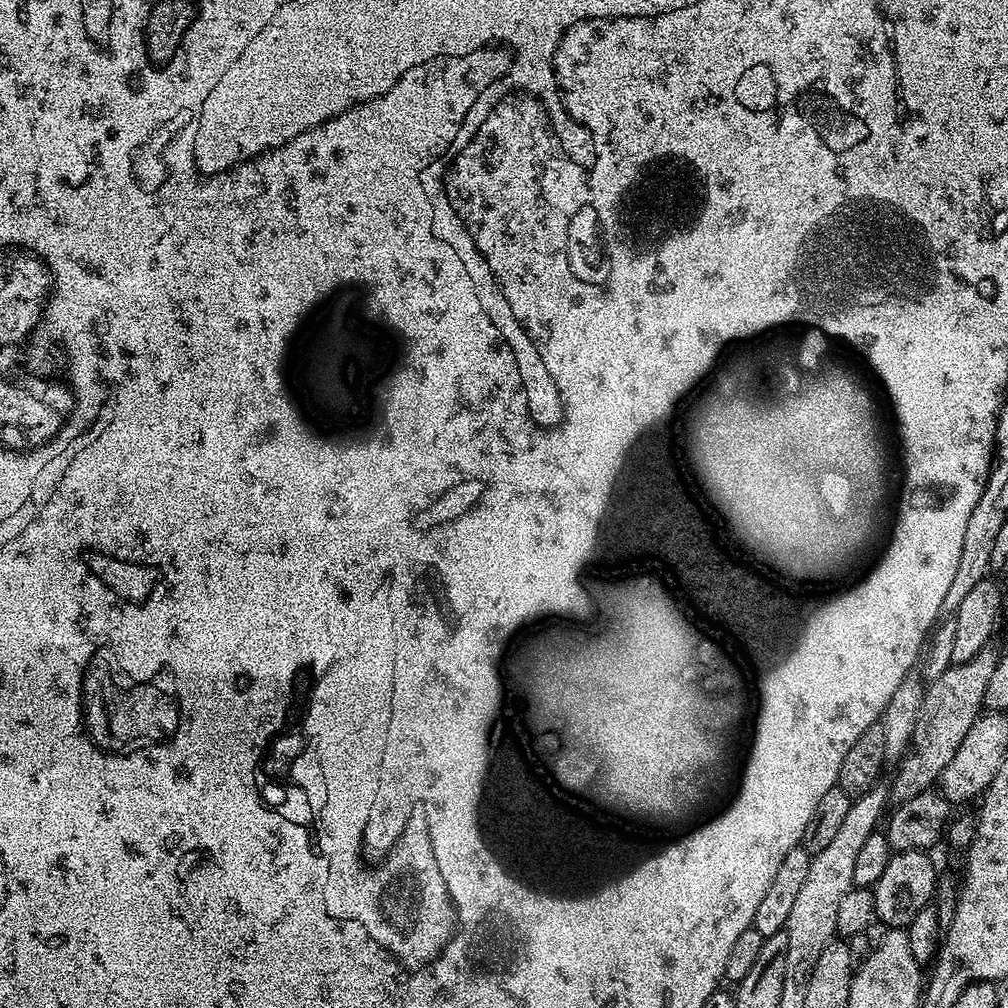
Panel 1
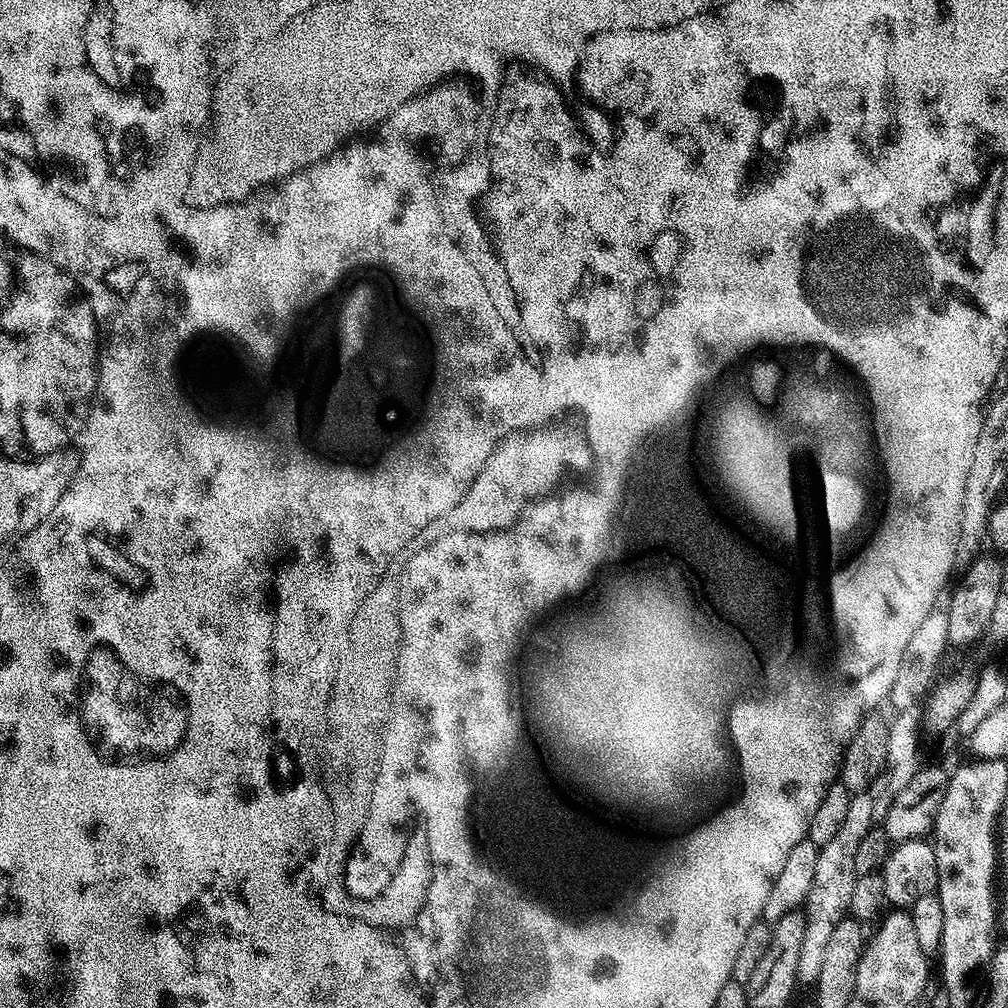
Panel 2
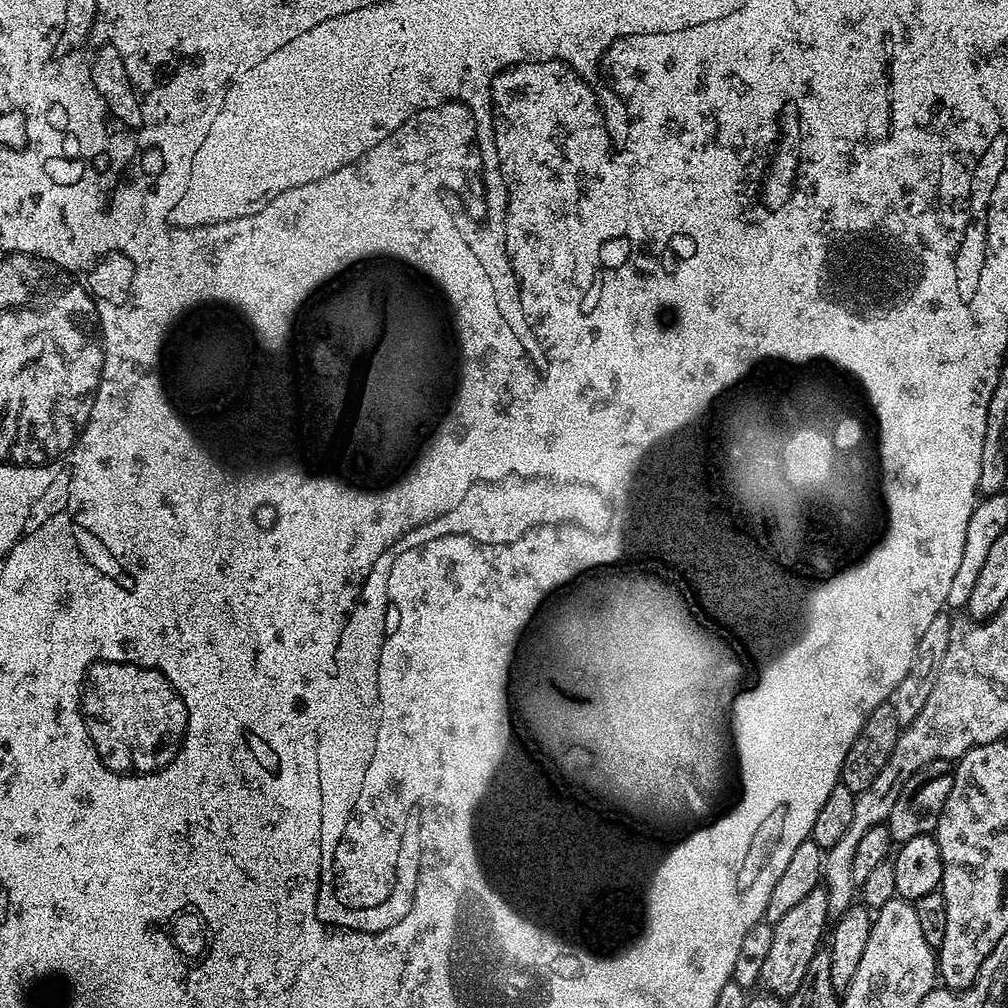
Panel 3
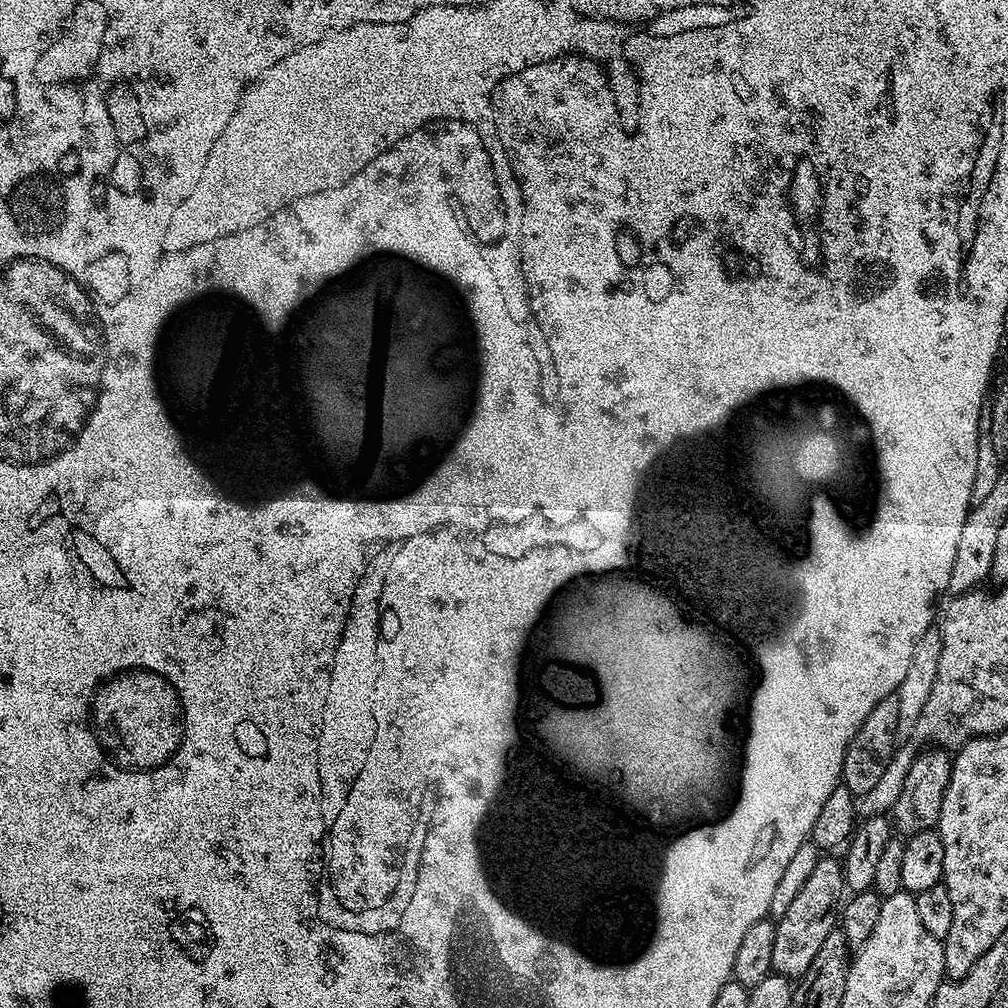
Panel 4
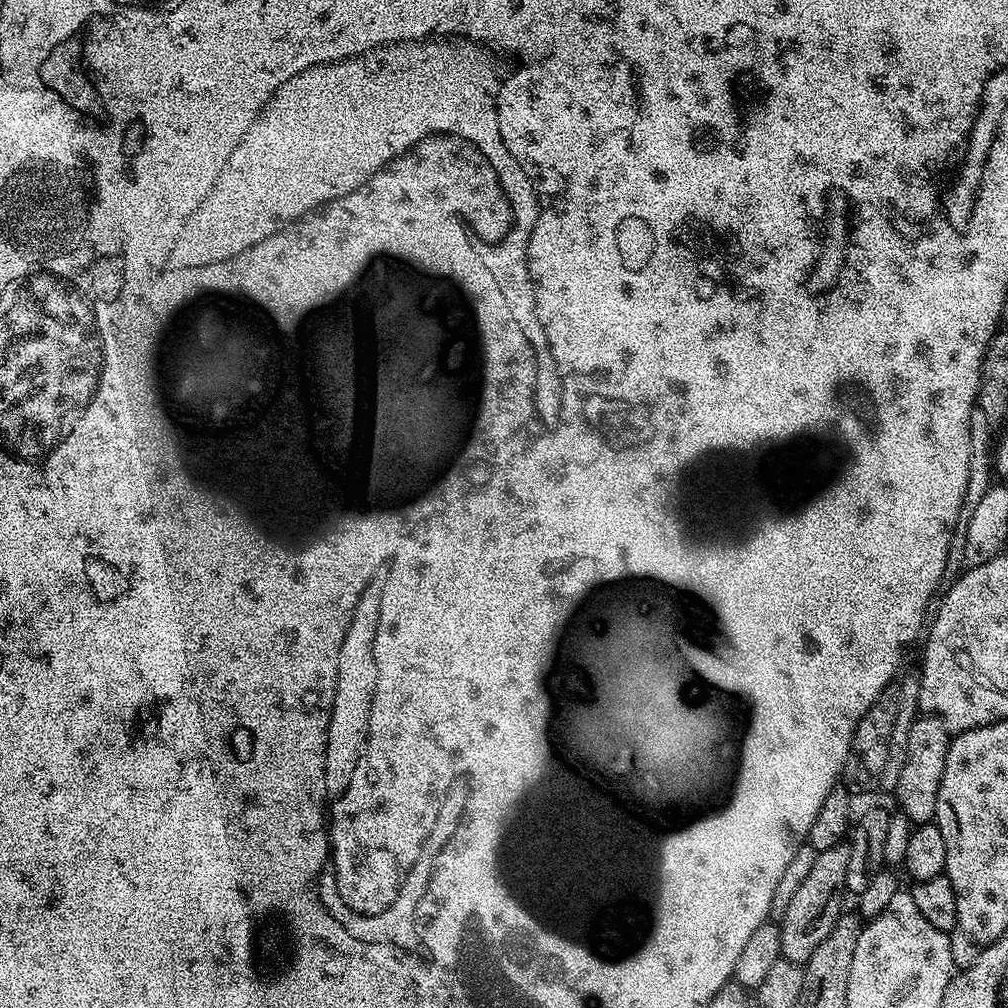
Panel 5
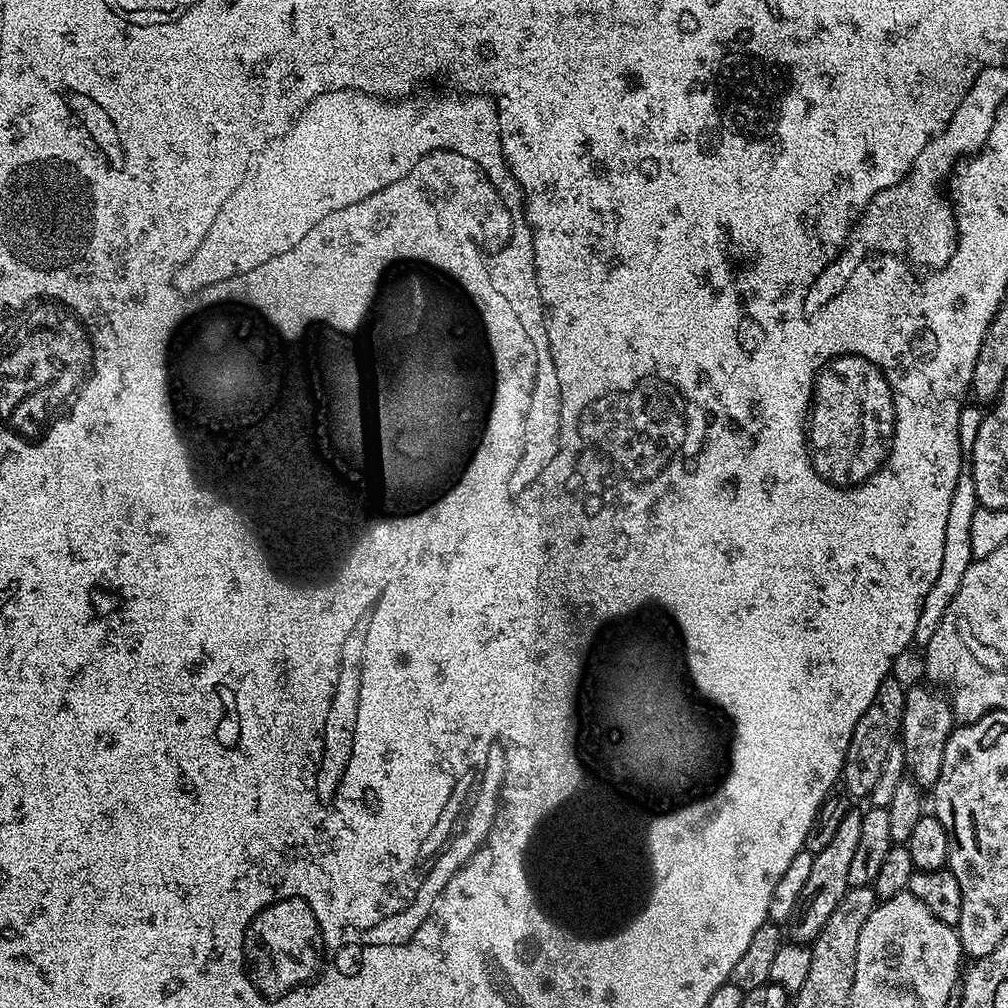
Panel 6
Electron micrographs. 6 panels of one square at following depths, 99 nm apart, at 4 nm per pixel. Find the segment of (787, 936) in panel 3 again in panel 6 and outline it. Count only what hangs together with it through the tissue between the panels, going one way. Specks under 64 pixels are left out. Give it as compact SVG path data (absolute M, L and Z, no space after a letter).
M850 810L846 818L842 818L842 823L838 826L833 840L822 849L815 853L814 866L810 870L810 878L806 881L806 886L798 898L798 906L794 906L794 914L789 918L786 925L788 932L793 941L797 944L807 945L815 940L816 936L826 926L830 919L830 914L834 914L838 902L849 890L848 875L850 874L850 862L854 859L854 849L858 847L858 834L862 831L862 818L864 812Z

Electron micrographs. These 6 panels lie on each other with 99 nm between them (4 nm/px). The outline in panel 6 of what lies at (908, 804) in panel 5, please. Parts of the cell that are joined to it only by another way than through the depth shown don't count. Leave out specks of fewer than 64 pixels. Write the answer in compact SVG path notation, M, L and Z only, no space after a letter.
M909 687L905 691L899 738L899 743L904 745L907 775L924 790L931 790L938 782L938 774L942 774L942 754L946 754L946 742L954 727L951 699L943 691L932 688Z

